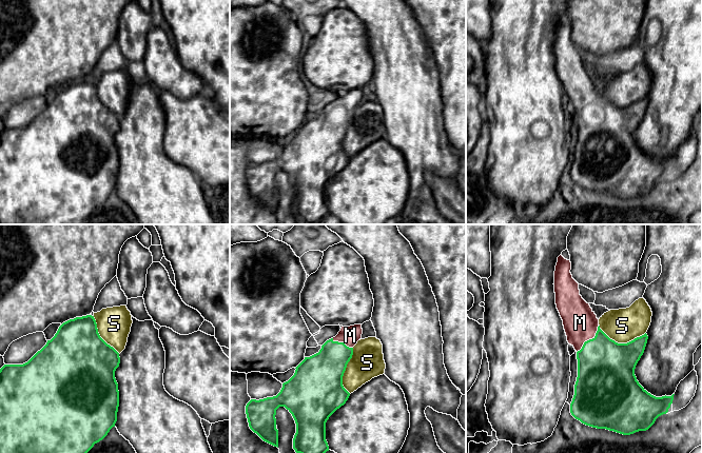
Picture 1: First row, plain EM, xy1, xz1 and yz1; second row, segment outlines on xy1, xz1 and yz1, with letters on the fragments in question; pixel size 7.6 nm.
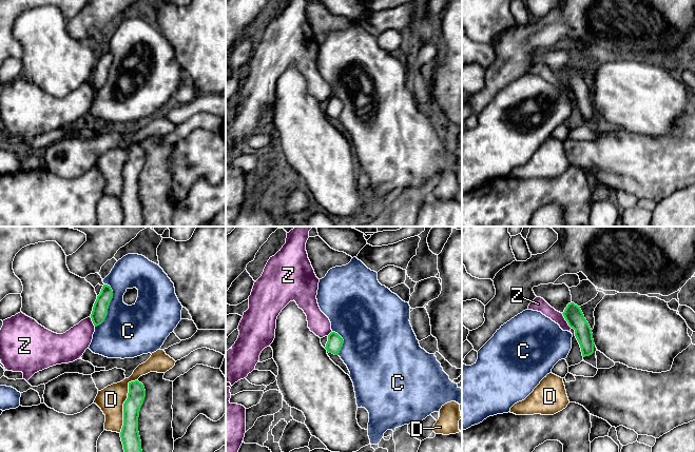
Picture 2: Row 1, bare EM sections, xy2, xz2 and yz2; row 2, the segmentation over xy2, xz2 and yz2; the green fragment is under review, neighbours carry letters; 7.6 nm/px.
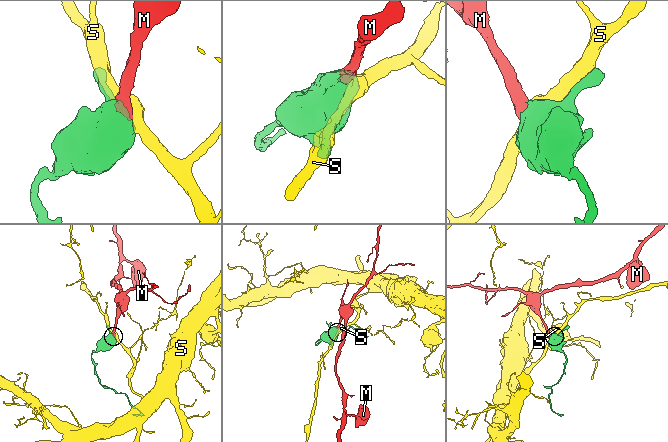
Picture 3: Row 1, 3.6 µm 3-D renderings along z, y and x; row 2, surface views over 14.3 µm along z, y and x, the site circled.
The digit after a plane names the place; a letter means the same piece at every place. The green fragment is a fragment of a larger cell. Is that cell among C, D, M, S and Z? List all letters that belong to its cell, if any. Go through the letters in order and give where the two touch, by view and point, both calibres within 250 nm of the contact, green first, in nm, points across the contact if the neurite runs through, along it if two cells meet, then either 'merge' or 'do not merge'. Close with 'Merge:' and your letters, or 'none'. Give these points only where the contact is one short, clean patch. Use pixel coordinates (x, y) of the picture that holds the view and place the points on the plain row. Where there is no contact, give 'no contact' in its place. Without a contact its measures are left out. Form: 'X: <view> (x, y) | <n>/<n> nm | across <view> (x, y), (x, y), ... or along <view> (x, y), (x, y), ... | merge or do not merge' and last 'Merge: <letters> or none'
C: xy2 (108, 71) | 120/400 nm | do not merge
D: xy2 (123, 169) | 140/200 nm | do not merge
M: yz1 (589, 103) | 420/260 nm | across yz1 (605, 132), (599, 125), (589, 103), (584, 98), (580, 86) | merge
S: yz1 (621, 107) | 440/260 nm | do not merge
Z: yz2 (565, 83) | 140/100 nm | along yz2 (561, 77), (571, 92) | do not merge
Merge: M

